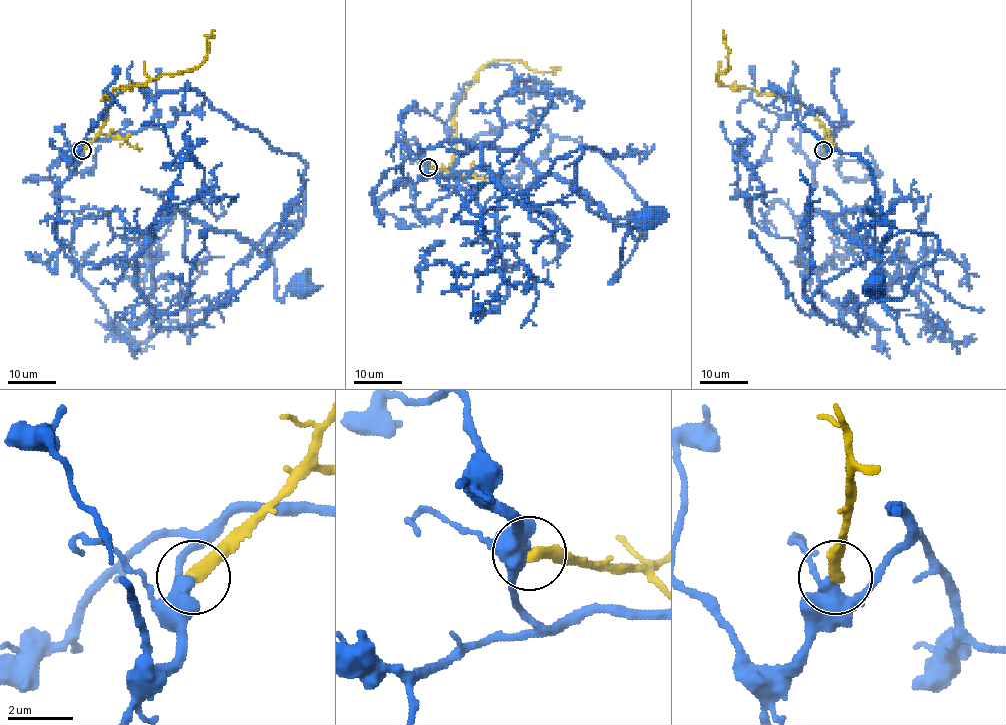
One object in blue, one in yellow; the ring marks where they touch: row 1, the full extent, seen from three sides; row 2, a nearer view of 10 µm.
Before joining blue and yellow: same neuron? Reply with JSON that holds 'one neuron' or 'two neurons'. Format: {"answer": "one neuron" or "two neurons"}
{"answer": "two neurons"}

